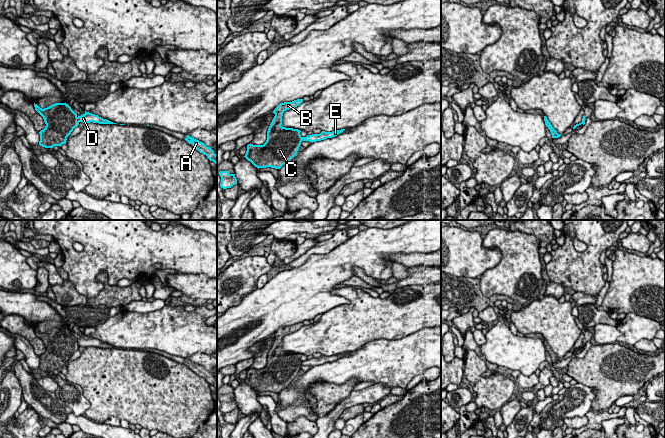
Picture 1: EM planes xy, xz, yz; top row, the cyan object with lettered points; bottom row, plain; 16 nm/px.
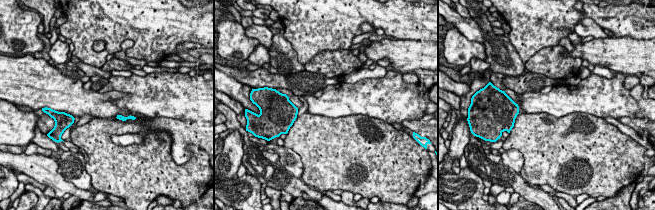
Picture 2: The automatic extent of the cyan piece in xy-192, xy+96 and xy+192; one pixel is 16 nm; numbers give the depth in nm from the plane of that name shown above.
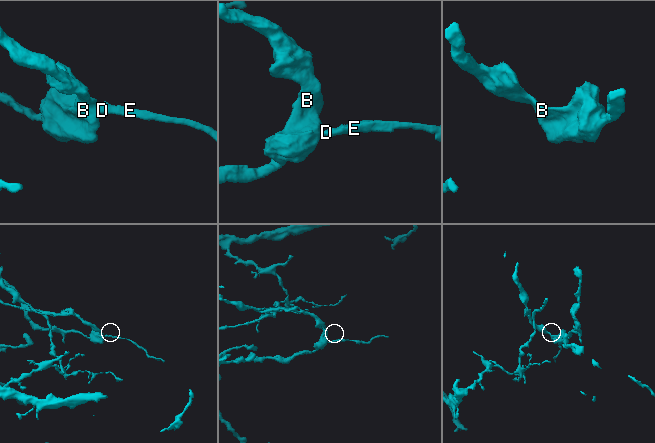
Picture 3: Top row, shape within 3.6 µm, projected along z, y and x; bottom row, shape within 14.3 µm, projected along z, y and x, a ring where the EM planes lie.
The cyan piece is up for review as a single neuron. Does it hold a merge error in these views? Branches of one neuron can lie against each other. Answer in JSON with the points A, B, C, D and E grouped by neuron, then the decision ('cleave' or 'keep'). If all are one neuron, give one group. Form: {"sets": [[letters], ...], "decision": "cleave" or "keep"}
{"sets": [["A", "D", "E"], ["B", "C"]], "decision": "cleave"}

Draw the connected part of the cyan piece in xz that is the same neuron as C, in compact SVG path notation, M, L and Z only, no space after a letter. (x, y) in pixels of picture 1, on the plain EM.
M303 323L280 327L273 335L275 338L267 355L267 364L263 369L247 369L245 382L255 391L280 393L296 378L301 369L300 354L282 351L282 340L286 334L299 330Z

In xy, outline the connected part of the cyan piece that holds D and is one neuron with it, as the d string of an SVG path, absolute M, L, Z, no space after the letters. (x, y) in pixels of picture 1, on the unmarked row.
M86 335L83 339L78 340L78 344L79 344L79 346L82 346L82 347L93 346L93 347L99 347L99 348L116 348L107 343L103 343L103 342L99 341L98 339L95 339L95 338L86 336Z

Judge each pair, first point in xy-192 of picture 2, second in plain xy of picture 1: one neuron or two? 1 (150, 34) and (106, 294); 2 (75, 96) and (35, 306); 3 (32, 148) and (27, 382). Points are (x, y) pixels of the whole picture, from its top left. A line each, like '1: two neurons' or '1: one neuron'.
1: two neurons
2: one neuron
3: two neurons

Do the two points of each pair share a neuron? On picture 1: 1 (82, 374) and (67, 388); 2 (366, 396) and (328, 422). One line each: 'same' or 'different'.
1: different
2: same

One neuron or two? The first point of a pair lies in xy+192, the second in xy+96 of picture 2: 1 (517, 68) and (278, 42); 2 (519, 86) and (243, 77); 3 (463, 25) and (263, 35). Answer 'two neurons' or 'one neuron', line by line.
1: one neuron
2: one neuron
3: one neuron

